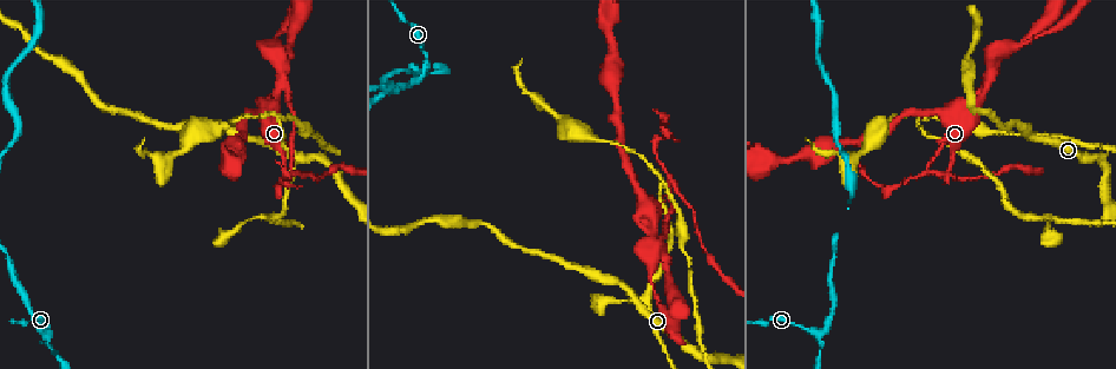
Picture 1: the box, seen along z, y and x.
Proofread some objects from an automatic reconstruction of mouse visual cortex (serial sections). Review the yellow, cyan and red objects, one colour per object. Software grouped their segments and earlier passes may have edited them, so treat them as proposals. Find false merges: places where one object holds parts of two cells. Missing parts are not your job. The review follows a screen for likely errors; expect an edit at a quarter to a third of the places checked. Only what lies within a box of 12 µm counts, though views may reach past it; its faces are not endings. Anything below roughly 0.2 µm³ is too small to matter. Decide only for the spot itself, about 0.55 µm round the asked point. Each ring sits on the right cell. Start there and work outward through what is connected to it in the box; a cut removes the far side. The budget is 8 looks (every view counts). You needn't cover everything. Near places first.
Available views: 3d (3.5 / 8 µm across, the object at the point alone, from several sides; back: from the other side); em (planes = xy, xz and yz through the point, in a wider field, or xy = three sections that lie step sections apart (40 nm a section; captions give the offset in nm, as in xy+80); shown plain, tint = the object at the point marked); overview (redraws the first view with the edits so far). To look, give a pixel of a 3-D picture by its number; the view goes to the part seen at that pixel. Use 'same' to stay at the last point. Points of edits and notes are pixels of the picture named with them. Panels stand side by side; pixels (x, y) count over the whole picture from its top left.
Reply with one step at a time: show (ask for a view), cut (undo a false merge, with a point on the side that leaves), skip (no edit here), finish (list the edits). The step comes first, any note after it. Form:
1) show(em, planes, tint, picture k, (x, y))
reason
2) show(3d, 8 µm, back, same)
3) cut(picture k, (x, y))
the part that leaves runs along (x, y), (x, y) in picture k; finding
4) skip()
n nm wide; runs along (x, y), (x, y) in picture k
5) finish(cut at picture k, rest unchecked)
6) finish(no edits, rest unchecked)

show(3d, 3.5 µm, picture 1, (320, 156))
sharp bend

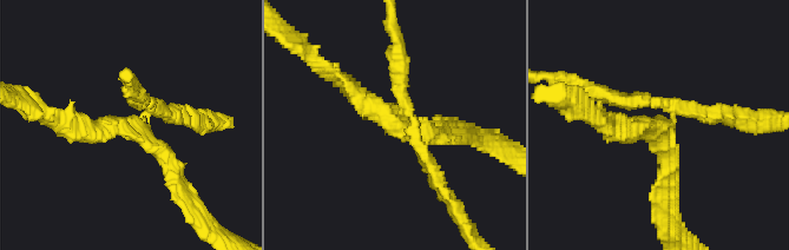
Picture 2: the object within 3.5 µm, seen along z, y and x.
show(em, xy, step 2, tint, picture 2, (401, 123))
4 arms; arms of 200, 200, 200, 250 nm

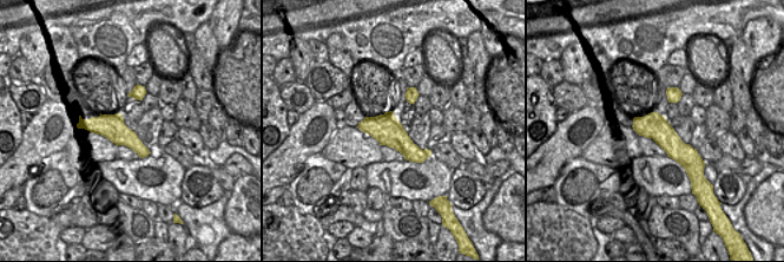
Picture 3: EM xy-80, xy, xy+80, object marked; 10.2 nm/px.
cut(picture 2, (402, 100))
300 nm wide; the part that leaves runs along (413, 137), (395, 34) in picture 2; a second cell is stuck on

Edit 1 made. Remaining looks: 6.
show(3d, 3.5 µm, picture 1, (982, 94))
arms part here

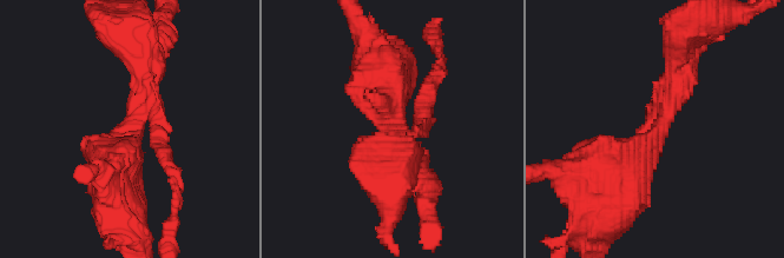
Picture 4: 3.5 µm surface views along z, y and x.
show(em, xy, step 2, tint, picture 4, (660, 127))

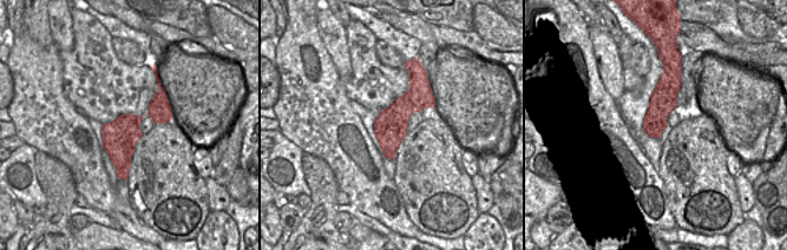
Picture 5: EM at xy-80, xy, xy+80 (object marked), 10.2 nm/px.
show(em, xy, step 3, tint, same)

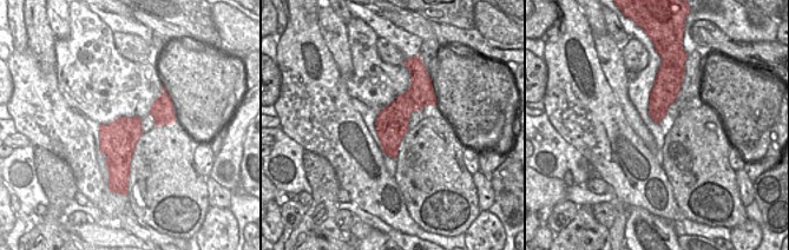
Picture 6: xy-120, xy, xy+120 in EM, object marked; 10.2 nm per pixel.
skip()
3 arms; runs along (621, 190), (679, 88), (679, 52) in picture 4; one cell here

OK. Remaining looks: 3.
show(3d, 3.5 µm, picture 1, (674, 180))

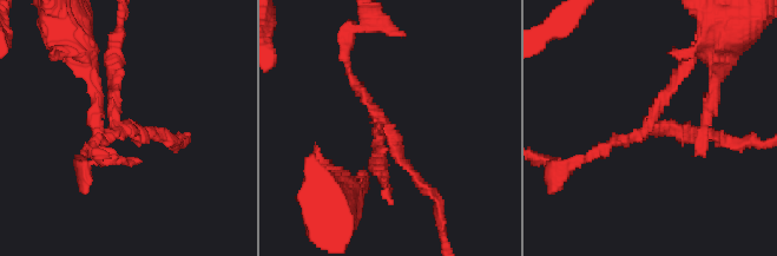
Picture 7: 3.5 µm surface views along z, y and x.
show(em, xy, step 2, tint, picture 7, (652, 127))
now the EM

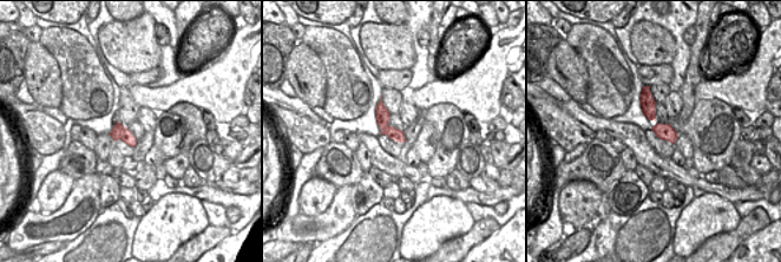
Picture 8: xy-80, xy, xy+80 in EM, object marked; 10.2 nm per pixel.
skip()
runs along (114, 59), (114, 120), (165, 136) in picture 7; all the same cell

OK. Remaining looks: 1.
finish(cut at picture 2, rest unchecked)

